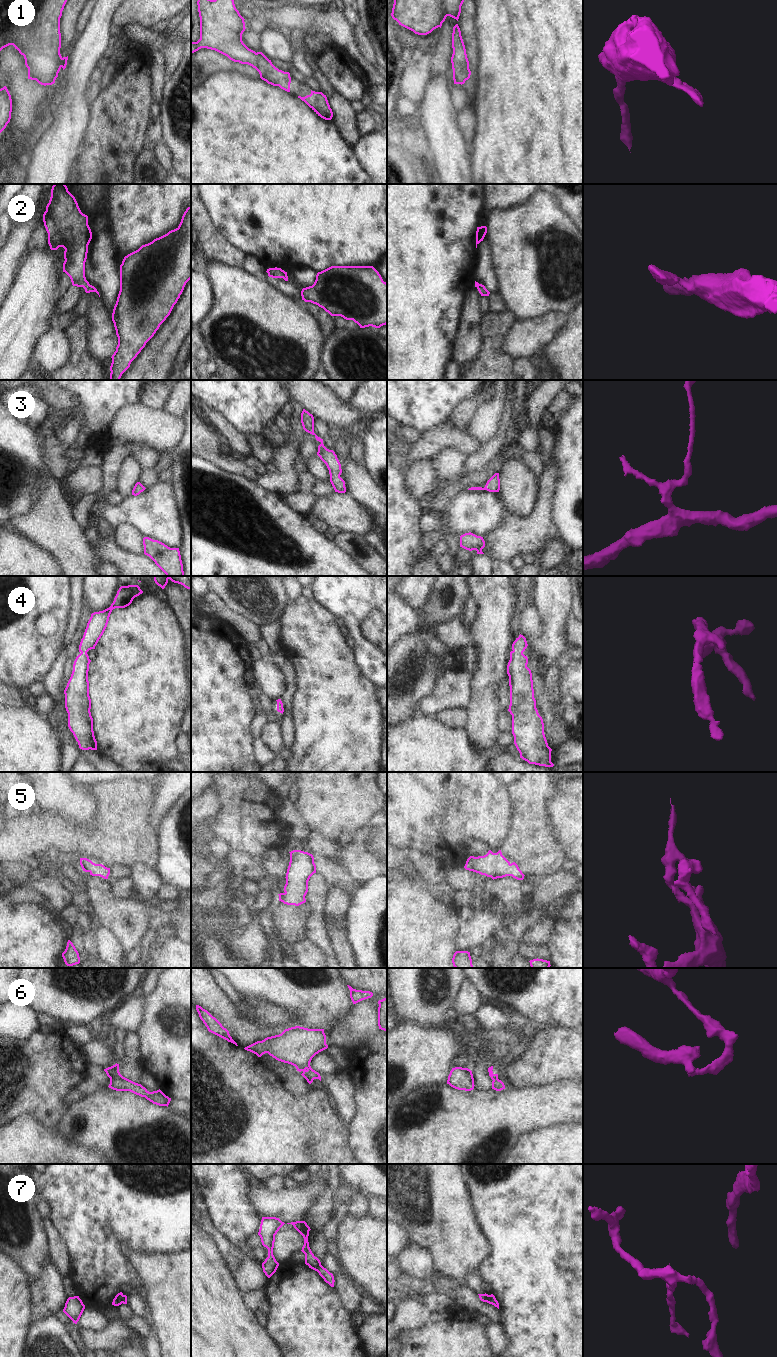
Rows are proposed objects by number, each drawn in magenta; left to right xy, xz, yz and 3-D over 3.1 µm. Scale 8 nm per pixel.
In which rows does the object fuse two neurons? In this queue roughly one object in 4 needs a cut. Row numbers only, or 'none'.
6, 7

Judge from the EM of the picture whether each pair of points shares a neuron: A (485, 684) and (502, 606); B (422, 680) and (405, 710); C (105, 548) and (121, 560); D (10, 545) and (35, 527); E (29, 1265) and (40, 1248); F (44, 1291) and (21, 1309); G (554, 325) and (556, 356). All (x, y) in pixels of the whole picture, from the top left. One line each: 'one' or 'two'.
A: one
B: one
C: one
D: two
E: one
F: two
G: two

